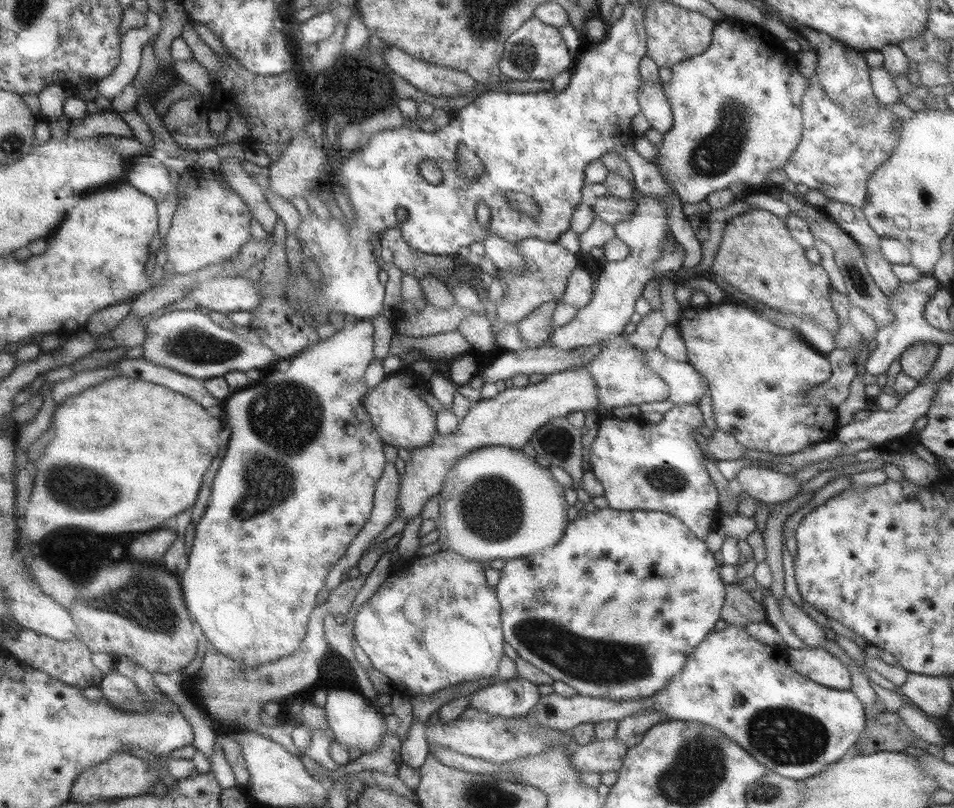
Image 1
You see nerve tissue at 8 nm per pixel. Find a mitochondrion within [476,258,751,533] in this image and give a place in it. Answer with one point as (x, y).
(557, 442)

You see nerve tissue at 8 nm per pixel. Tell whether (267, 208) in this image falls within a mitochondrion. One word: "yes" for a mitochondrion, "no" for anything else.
no

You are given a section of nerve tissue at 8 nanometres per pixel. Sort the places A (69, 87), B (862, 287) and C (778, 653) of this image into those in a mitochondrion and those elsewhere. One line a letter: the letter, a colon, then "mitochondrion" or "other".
A: other
B: mitochondrion
C: other

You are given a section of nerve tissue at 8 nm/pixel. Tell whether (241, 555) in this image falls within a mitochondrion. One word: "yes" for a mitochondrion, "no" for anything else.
no

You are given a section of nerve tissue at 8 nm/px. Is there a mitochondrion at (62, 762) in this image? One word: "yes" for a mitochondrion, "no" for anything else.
no

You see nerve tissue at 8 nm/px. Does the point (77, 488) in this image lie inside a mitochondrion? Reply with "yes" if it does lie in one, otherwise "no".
yes

